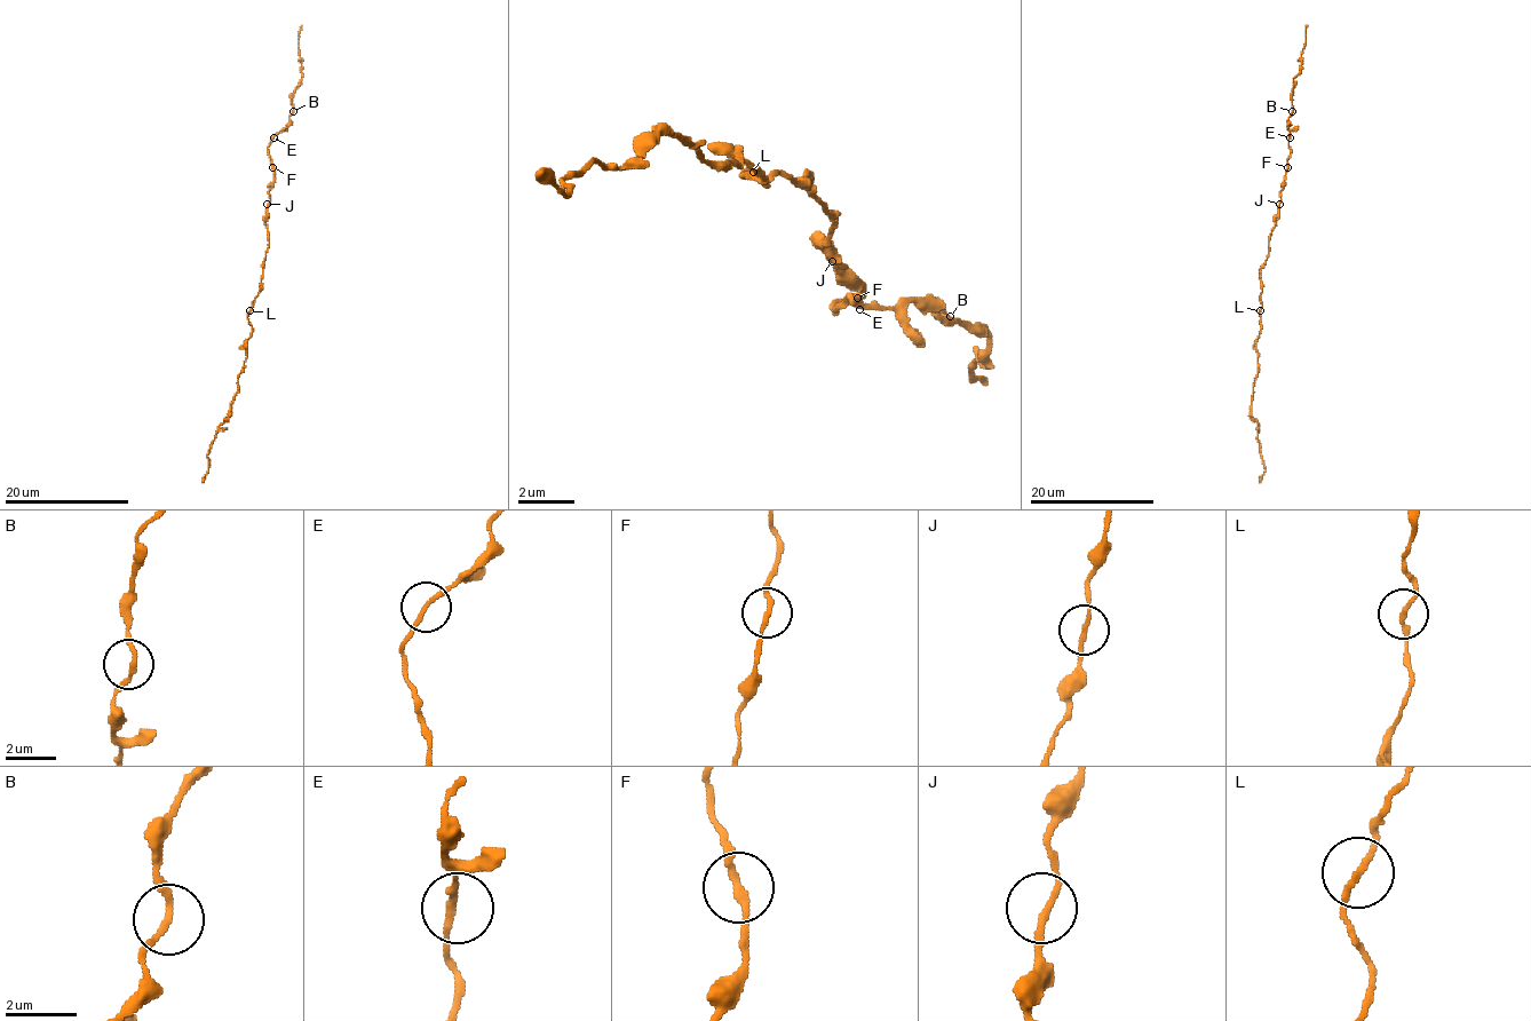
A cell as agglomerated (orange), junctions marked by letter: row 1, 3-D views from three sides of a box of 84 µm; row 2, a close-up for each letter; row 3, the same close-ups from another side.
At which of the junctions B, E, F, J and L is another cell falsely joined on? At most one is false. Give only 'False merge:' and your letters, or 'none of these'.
False merge: none of these

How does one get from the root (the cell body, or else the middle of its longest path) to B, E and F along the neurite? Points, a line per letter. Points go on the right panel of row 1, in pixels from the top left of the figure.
B: (1267, 255), (1290, 155), (1288, 117), (1292, 111)
E: (1267, 255), (1290, 155), (1290, 137)
F: (1267, 255), (1287, 166)

